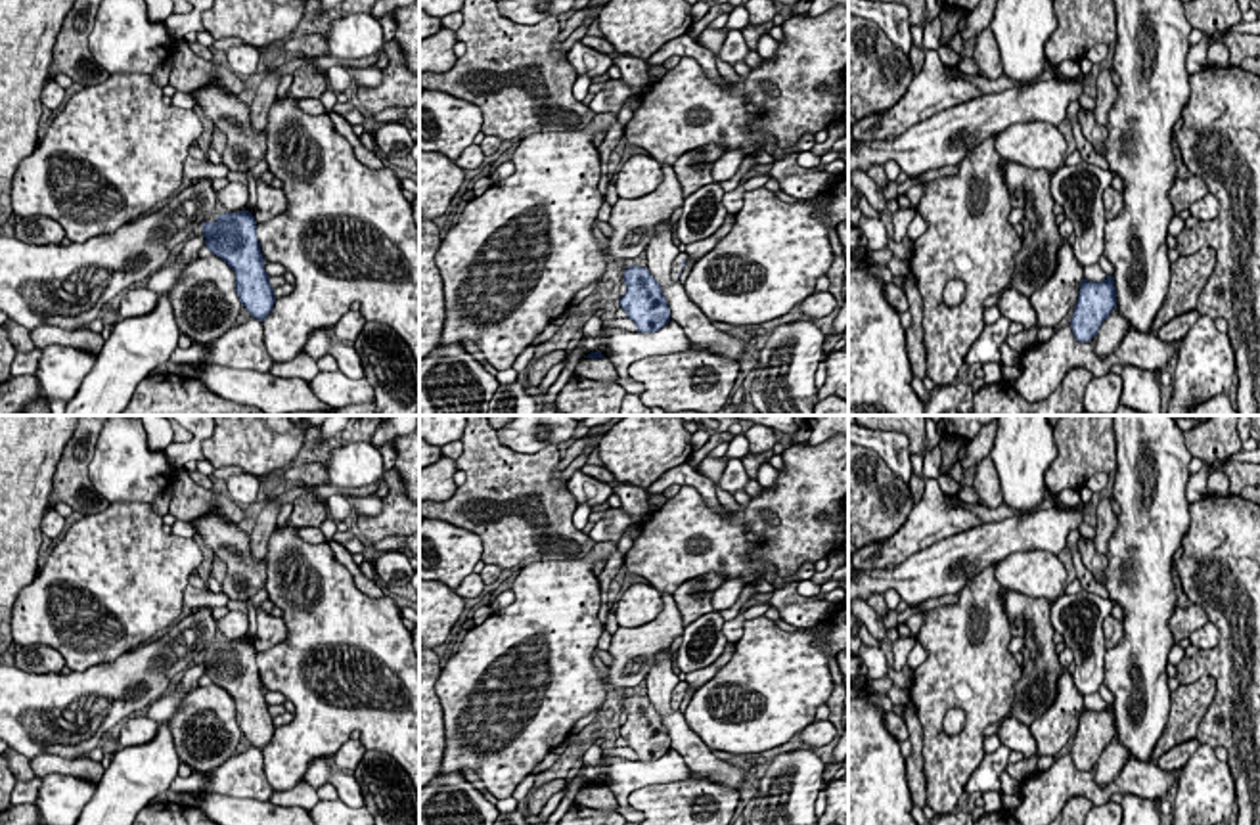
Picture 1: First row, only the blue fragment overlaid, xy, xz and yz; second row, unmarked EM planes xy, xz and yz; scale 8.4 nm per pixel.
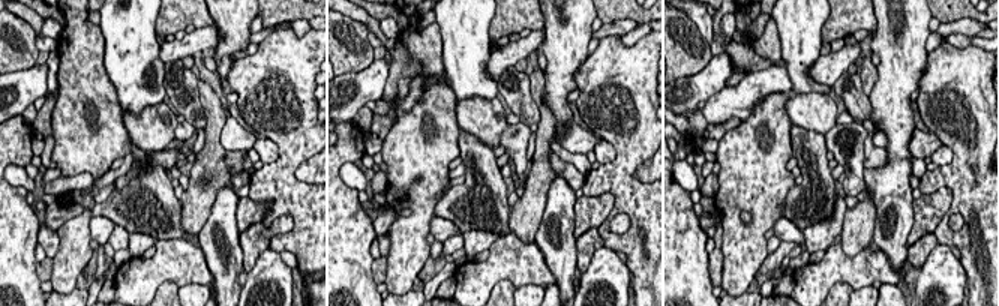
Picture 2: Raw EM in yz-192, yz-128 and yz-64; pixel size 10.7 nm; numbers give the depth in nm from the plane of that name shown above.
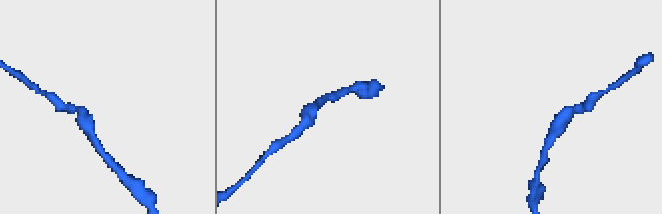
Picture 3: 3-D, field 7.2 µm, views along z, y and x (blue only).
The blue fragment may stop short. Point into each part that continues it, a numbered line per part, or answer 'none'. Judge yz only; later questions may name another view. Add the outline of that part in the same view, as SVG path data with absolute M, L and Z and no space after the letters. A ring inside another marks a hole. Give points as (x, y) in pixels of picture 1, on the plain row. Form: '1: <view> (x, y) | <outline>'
none

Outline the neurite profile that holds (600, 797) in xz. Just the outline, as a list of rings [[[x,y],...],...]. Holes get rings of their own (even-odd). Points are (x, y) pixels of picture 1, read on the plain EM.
[[[582,787],[574,802],[594,810],[615,812],[619,802],[609,787]]]

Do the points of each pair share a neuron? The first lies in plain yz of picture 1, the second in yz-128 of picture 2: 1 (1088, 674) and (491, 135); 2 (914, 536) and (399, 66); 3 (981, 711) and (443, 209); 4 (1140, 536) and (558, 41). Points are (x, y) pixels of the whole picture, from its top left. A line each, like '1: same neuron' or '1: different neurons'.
1: different neurons
2: different neurons
3: different neurons
4: same neuron

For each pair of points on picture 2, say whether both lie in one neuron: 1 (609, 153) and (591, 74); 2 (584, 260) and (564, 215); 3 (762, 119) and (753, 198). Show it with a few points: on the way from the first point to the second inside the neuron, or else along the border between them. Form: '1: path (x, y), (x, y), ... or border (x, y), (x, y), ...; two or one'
1: border (600, 137), (615, 152), (615, 158), (603, 165); two
2: border (575, 239), (578, 267); two
3: path (761, 138), (761, 146), (753, 156), (753, 179); one

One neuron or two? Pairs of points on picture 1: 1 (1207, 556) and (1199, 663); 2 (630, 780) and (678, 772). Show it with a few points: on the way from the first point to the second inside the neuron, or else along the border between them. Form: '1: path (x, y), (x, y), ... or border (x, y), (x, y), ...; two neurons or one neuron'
1: path (1228, 584), (1228, 644); one neuron
2: path (642, 774), (667, 772); one neuron

